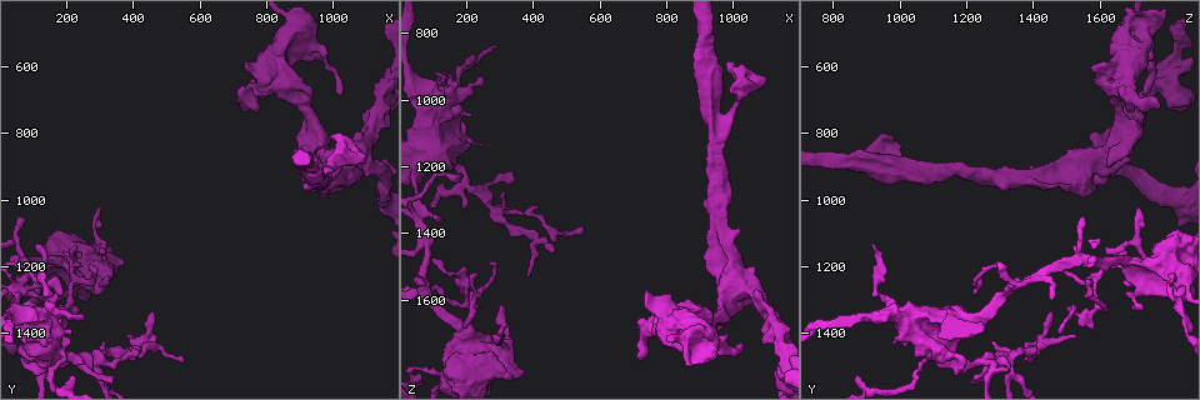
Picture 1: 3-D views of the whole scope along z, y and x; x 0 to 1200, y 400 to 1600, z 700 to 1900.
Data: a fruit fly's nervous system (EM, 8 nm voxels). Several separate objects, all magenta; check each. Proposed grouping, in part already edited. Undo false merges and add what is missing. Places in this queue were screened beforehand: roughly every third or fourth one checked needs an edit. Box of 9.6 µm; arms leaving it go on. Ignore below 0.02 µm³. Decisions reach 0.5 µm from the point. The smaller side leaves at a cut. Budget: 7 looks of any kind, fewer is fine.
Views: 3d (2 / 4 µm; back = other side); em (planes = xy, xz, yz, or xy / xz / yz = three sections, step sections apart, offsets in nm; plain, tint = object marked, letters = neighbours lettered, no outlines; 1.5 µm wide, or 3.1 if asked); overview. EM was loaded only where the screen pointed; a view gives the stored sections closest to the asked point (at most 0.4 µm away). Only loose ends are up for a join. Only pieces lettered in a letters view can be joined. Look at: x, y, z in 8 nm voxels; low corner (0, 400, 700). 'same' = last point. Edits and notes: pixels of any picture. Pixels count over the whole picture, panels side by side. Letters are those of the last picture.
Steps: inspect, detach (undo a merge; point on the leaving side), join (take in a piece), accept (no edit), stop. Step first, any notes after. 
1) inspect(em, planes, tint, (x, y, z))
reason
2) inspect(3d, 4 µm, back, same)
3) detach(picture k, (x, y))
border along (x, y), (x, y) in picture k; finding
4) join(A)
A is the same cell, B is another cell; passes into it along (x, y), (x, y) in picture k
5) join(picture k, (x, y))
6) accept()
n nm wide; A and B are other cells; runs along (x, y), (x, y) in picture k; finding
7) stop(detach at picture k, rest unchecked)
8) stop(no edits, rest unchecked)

inspect(3d, 4 µm, (230, 1210, 1740))
thick turns thin

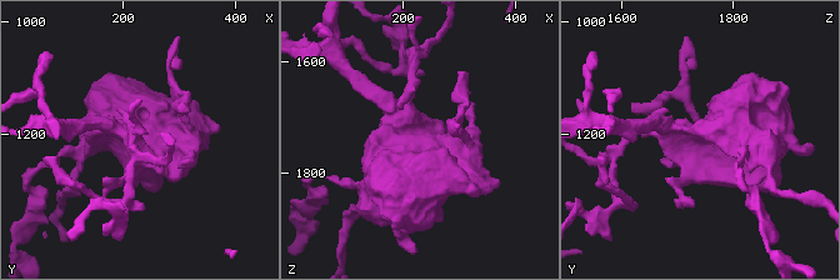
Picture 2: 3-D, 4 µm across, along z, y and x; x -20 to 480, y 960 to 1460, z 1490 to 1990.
inspect(em, planes, plain, (225, 1205, 1745))
shape alone is not enough

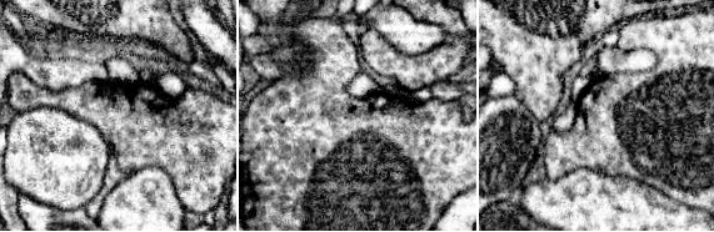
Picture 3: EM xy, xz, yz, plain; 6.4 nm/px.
inspect(em, planes, letters, same)

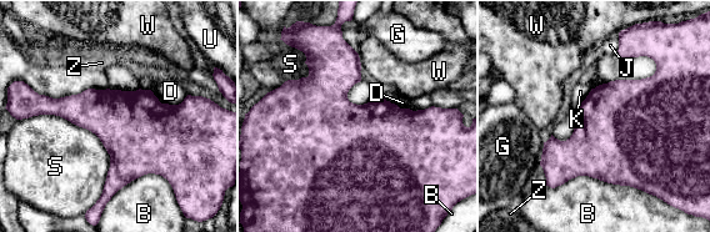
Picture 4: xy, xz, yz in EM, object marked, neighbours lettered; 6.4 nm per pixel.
accept()
B, D, G, J, K, S, U, W and Z are other cells; border along (31, 116), (99, 139), (95, 203) in picture 4; continuous, no second neuron

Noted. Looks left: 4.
inspect(em, planes, tint, (250, 1360, 950))
branch stops here

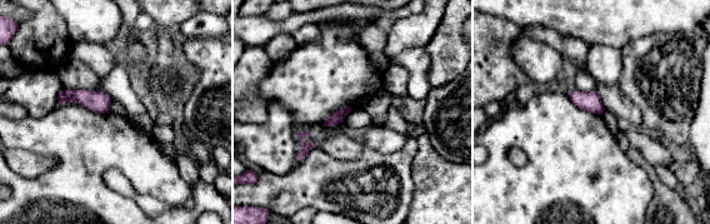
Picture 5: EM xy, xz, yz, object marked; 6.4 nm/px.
inspect(em, planes, letters, same)

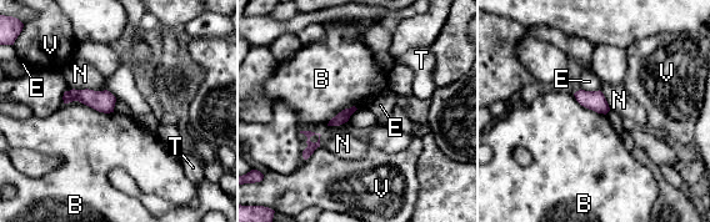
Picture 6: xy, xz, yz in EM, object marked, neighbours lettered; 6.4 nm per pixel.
accept()
B, E, N, T and V are other cells; border along (64, 102), (80, 101), (113, 112) in picture 6; none of them fits

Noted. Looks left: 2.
inspect(em, xy, step 4, tint, (240, 1480, 1140))
stops while still wide

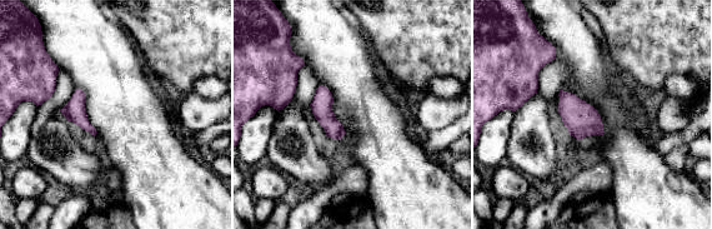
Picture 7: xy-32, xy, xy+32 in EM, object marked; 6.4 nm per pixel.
inspect(em, planes, letters, same)

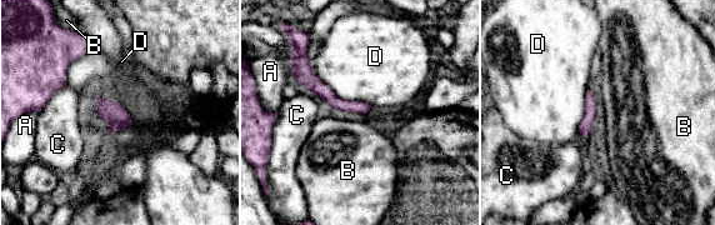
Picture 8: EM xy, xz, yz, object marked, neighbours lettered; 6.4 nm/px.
accept()
A, B, C and D are other cells; no lettered piece goes on from it

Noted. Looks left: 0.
stop(no edits, rest unchecked)

